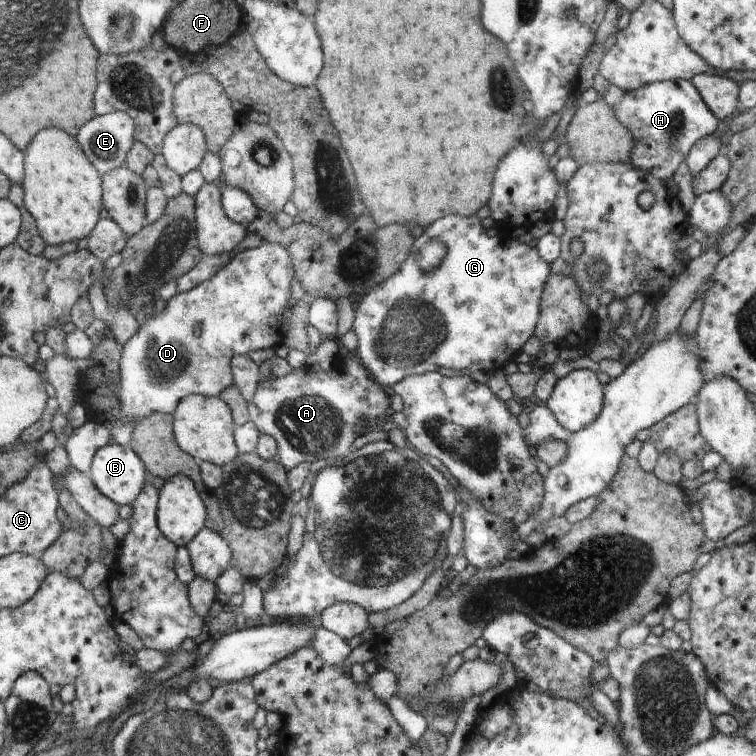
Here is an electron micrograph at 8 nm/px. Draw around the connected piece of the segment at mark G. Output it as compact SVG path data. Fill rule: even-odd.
M476 215L470 217L446 216L440 218L438 222L434 222L434 226L428 226L424 229L424 233L419 238L416 238L412 244L412 256L406 258L400 269L386 281L383 281L379 286L370 290L365 298L359 298L357 307L357 318L354 322L354 332L358 339L358 347L355 355L358 358L361 366L366 368L372 379L379 385L386 389L392 388L398 382L405 380L407 377L422 375L425 373L432 373L440 371L441 368L450 368L450 371L466 370L467 372L482 371L486 374L500 372L504 367L504 362L508 362L512 358L512 354L520 352L522 346L526 344L526 340L532 336L534 328L536 328L539 318L540 302L544 291L544 284L551 276L551 266L546 264L545 260L538 256L537 248L530 248L530 245L520 244L518 238L510 240L500 240L498 236L486 236L480 220ZM433 237L438 237L439 240L446 246L446 255L442 263L433 270L422 271L416 263L417 251Z

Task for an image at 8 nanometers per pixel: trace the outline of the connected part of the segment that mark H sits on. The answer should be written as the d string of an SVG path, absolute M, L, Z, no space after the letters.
M686 80L659 81L625 92L621 102L613 107L613 112L636 142L630 164L662 181L672 179L679 164L686 162L696 143L713 135L722 126L697 88Z

